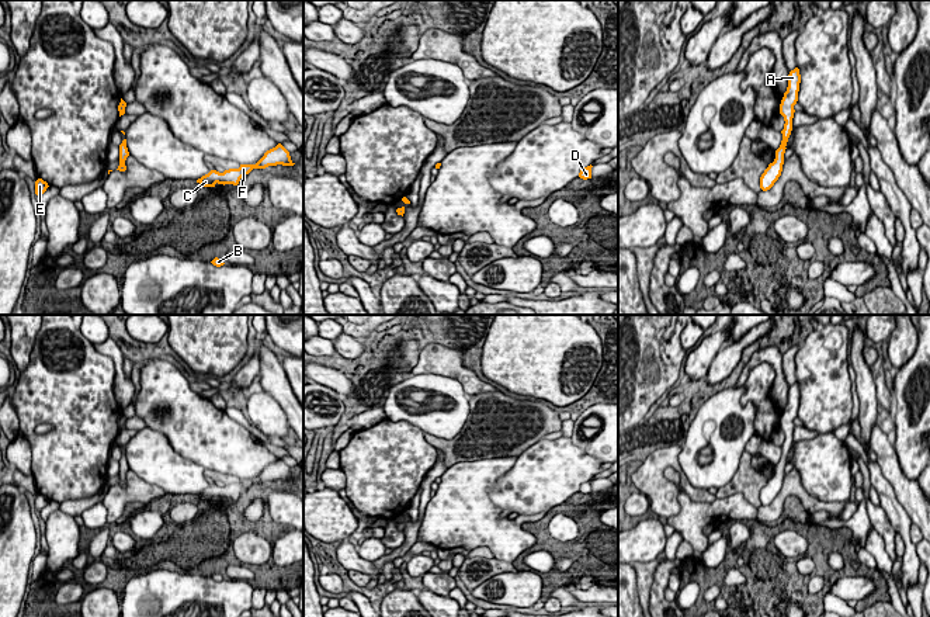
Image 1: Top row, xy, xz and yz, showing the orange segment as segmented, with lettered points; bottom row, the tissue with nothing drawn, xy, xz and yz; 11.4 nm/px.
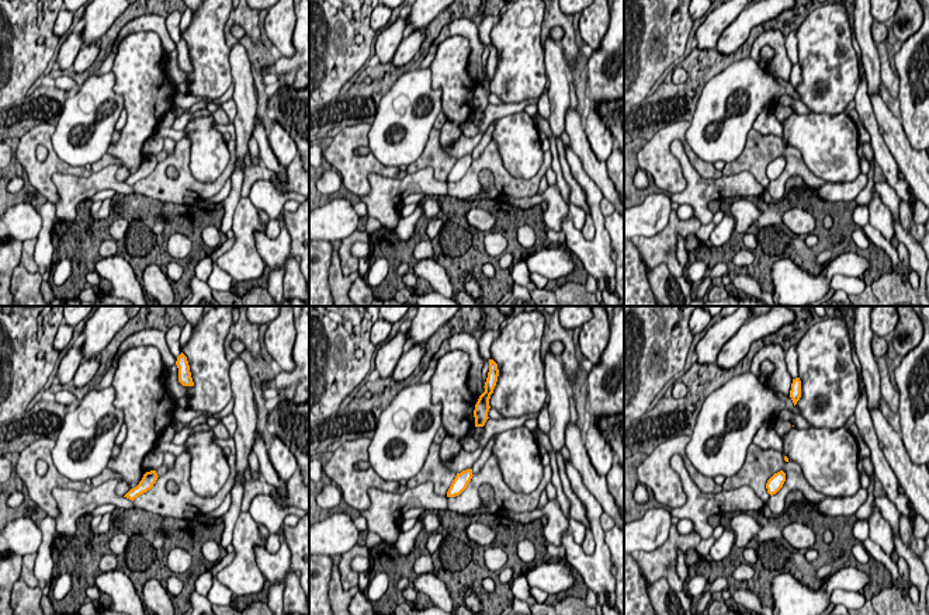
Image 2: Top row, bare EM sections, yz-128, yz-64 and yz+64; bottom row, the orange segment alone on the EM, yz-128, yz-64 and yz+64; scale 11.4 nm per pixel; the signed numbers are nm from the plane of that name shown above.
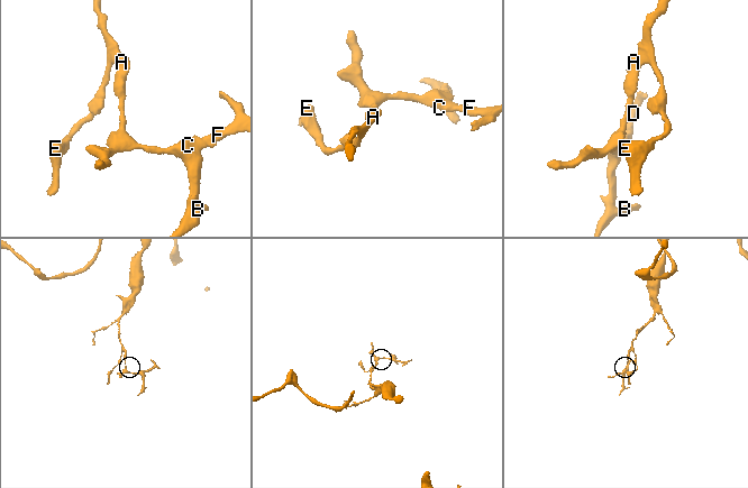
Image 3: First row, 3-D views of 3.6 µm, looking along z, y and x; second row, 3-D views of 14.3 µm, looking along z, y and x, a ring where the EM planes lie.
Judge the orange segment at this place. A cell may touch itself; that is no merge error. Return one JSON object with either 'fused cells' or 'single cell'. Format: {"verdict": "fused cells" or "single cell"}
{"verdict": "fused cells"}

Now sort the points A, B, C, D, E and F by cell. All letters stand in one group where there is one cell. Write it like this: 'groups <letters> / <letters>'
groups A E / B C D F

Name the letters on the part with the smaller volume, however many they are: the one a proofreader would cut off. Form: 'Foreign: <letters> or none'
Foreign: B, C, D, F

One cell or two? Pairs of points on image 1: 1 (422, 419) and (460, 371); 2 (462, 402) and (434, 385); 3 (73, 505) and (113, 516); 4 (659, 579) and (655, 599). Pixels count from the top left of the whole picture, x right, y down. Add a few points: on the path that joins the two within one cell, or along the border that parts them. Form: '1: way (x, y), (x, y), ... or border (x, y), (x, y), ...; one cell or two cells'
1: border (422, 373), (453, 377), (467, 397); two cells
2: way (455, 395), (446, 385), (441, 385); one cell
3: border (108, 489), (100, 501); two cells
4: way (659, 583), (658, 595); one cell

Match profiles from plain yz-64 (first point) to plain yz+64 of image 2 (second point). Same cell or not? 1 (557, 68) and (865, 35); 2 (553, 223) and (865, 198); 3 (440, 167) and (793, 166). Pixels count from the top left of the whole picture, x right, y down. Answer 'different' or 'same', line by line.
1: same
2: same
3: same

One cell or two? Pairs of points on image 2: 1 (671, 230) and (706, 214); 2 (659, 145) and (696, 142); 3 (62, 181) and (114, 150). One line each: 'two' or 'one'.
1: two
2: two
3: two

